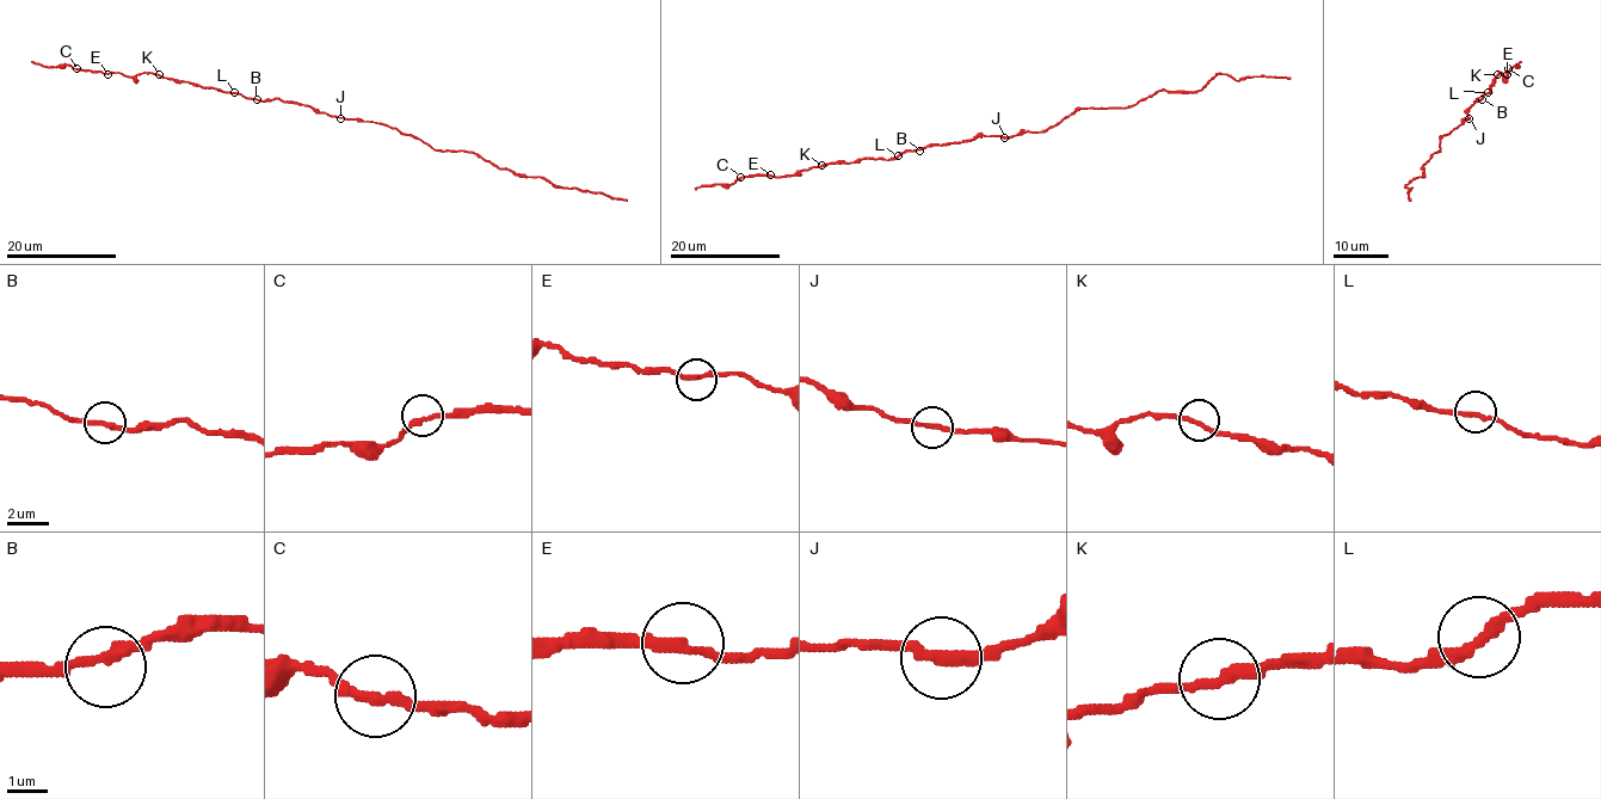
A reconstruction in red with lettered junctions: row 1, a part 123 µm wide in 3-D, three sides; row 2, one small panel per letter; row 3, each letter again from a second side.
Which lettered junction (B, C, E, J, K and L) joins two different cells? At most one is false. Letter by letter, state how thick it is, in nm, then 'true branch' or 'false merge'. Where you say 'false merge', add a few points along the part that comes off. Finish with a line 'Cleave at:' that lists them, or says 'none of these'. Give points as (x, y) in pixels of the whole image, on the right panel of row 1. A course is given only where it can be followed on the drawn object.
B: calibre 280 nm; true branch
C: calibre 280 nm; true branch
E: calibre 280 nm; true branch
J: calibre 260 nm; true branch
K: calibre 260 nm; true branch
L: calibre 280 nm; true branch
Cleave at: none of these

